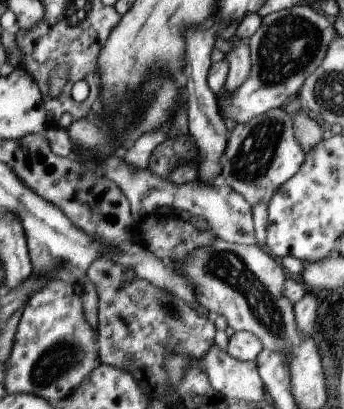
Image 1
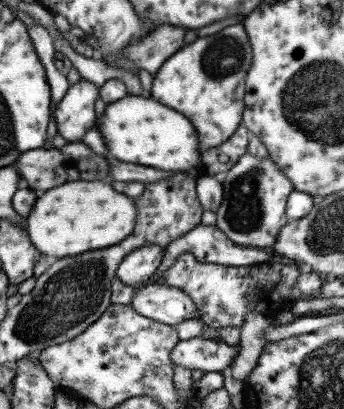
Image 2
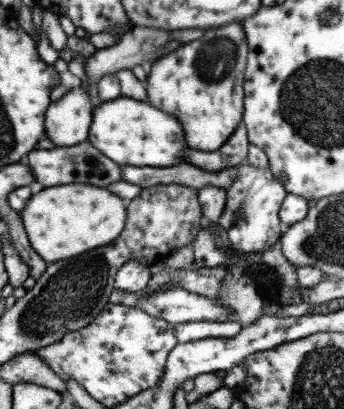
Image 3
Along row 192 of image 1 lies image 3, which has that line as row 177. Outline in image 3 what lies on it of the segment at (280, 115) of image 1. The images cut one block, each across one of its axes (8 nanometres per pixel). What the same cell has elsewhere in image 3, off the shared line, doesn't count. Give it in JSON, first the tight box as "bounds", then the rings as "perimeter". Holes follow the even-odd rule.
{"bounds":[217,162,287,252],"perimeter":[[[245,162],[235,168],[239,172],[231,188],[227,188],[227,202],[219,218],[217,228],[221,228],[223,242],[229,244],[235,252],[265,252],[271,248],[283,234],[283,224],[279,220],[279,208],[287,196],[283,184],[275,180],[269,170],[251,168]]]}

